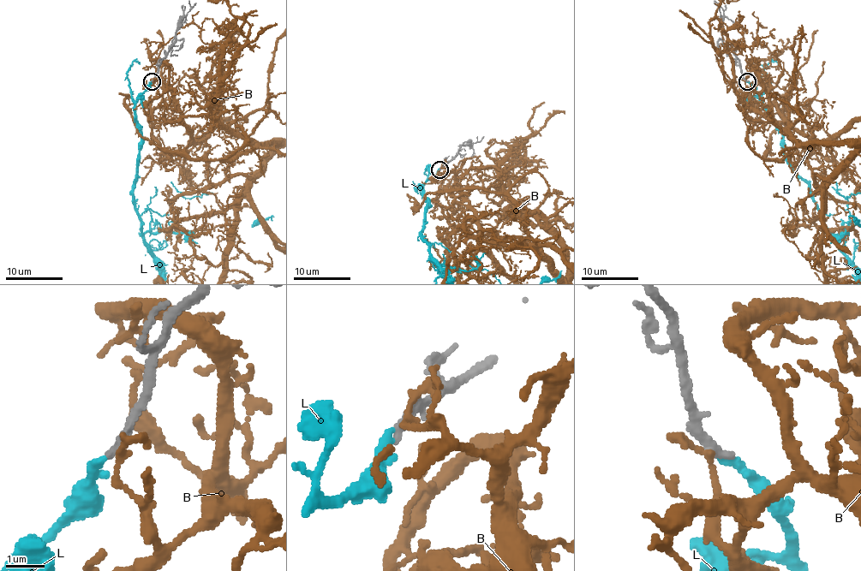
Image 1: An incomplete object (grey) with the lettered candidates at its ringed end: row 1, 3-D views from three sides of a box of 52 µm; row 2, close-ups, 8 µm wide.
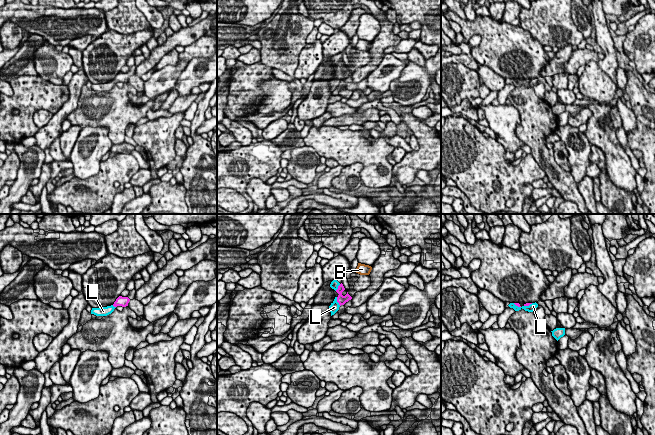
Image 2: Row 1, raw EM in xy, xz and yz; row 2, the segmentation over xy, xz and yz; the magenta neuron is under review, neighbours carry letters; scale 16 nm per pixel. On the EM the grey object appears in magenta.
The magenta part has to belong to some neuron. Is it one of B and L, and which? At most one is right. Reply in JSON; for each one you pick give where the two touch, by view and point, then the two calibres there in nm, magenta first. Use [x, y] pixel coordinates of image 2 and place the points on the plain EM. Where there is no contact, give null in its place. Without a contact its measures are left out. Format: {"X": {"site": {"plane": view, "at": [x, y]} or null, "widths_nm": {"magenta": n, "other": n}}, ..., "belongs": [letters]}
{"L": {"site": {"plane": "xz", "at": [337, 77]}, "widths_nm": {"magenta": 140, "other": 160}}, "belongs": ["L"]}

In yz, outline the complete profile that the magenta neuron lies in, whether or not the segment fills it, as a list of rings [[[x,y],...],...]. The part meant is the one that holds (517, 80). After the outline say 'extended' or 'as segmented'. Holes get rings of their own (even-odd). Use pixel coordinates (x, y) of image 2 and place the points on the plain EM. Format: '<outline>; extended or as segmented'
[[[536,78],[535,79],[526,79],[521,83],[519,79],[510,79],[508,82],[510,84],[513,84],[515,87],[524,85],[525,87],[533,88],[538,83],[538,80]]]; extended

